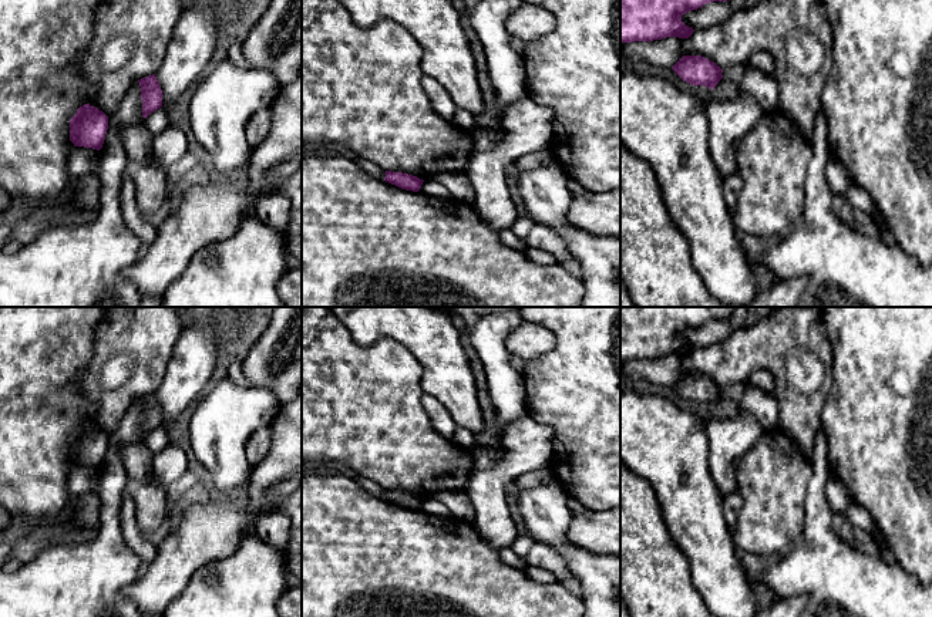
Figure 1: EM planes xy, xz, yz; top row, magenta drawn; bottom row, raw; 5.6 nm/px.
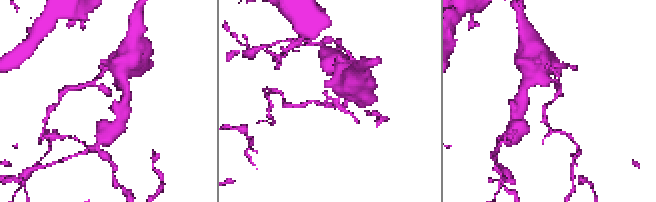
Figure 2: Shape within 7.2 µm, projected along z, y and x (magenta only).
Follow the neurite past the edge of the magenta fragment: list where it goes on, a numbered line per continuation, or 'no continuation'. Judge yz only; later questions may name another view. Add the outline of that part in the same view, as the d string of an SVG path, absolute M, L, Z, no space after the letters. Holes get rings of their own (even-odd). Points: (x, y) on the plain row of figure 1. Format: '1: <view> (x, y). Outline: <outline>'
no continuation

